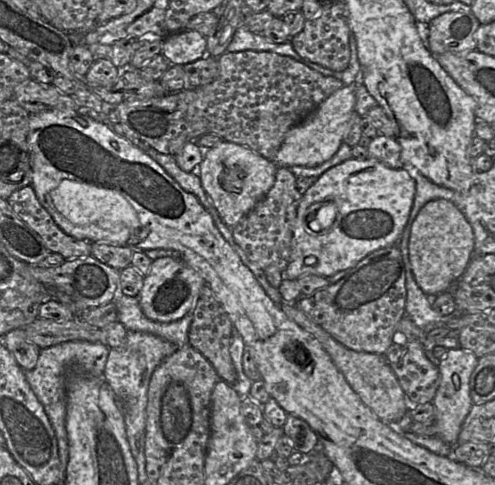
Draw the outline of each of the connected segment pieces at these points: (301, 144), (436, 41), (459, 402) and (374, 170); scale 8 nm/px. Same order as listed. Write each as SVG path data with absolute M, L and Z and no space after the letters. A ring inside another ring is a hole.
M354 85L342 86L286 134L274 160L278 166L314 167L329 160L344 142L348 123L355 112Z
M471 11L443 13L428 24L428 49L433 55L475 50L474 34L479 26Z
M463 348L448 349L444 359L440 359L440 382L432 400L435 407L436 437L451 446L456 444L462 424L473 405L470 396L470 377L478 364L478 359L473 352Z
M351 157L350 159L328 169L326 172L324 172L321 176L317 178L314 184L310 186L310 188L302 196L302 199L299 203L299 206L297 208L296 218L294 221L291 254L290 254L288 265L282 271L283 279L296 280L302 275L307 275L307 274L315 274L315 275L320 275L320 276L324 276L328 278L334 275L335 273L337 273L338 271L349 270L353 268L360 260L362 260L368 254L378 249L385 248L394 244L398 244L399 239L403 233L403 230L409 218L411 207L413 205L415 191L416 191L415 180L411 177L407 168L402 167L399 169L393 169L374 158L367 157L364 160L358 160ZM316 203L321 204L321 207L317 209L316 211L314 211L315 215L313 219L311 220L314 222L311 223L310 221L310 227L321 227L322 229L324 229L323 231L319 233L313 232L309 229L306 223L306 218L305 218L307 214L307 208L309 208L309 206L311 206L312 204L316 204Z

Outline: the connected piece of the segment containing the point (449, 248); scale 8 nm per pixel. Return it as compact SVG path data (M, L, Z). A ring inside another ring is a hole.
M449 200L426 203L411 225L408 241L409 260L414 278L428 296L450 290L474 255L474 233L462 212Z

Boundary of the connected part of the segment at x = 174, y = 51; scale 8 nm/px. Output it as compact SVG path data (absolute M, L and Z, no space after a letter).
M182 30L164 39L162 54L172 65L185 65L207 55L207 38L195 30Z

